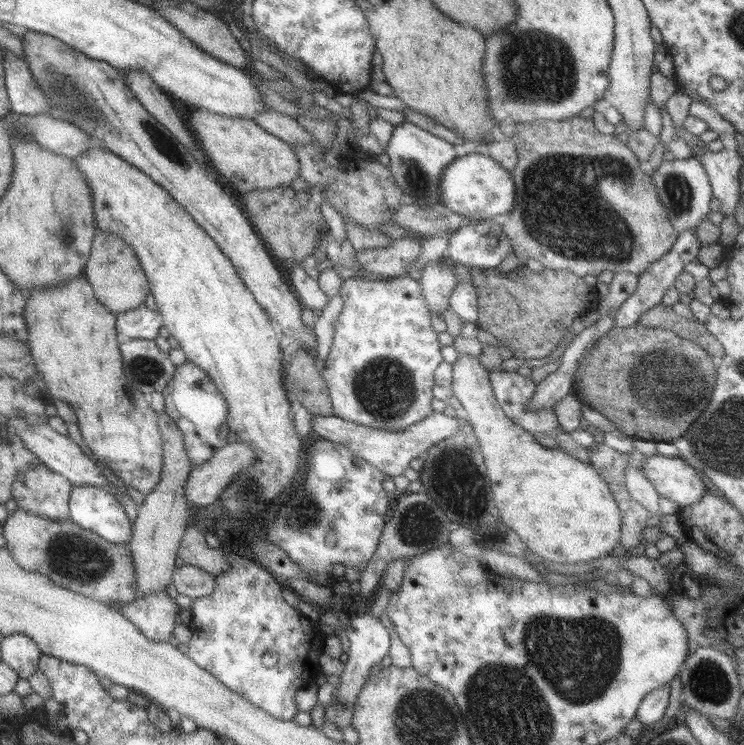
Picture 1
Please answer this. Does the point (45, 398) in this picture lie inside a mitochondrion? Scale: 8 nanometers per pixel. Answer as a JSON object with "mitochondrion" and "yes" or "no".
{"mitochondrion":"no"}

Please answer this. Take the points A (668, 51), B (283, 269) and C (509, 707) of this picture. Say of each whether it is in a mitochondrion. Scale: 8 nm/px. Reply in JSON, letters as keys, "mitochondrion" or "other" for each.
{"A":"other","B":"other","C":"mitochondrion"}

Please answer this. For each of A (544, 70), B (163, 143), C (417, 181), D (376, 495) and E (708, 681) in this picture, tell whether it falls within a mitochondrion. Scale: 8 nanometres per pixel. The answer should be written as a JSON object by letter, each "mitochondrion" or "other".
{"A":"mitochondrion","B":"mitochondrion","C":"mitochondrion","D":"other","E":"mitochondrion"}

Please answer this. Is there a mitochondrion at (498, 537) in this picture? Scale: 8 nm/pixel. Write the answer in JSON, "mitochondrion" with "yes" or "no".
{"mitochondrion":"yes"}

